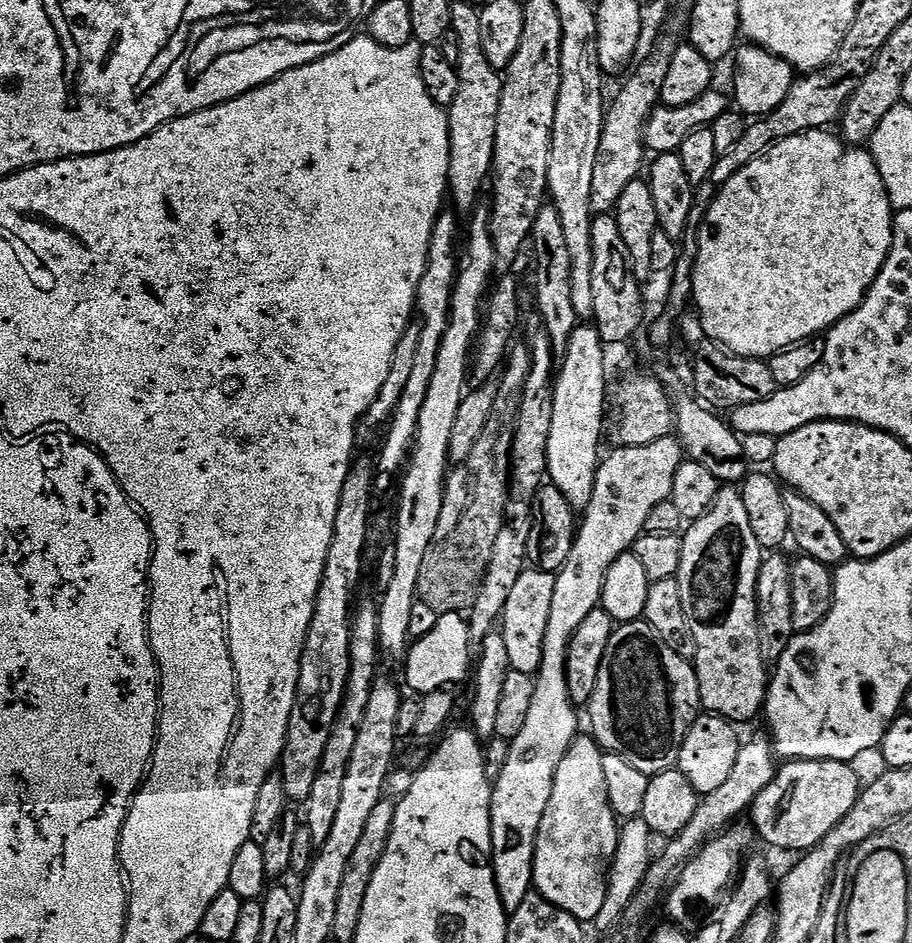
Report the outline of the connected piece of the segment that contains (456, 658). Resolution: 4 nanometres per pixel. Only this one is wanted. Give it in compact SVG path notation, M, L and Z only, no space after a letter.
M459 612L440 614L433 630L409 647L407 664L404 676L417 694L451 689L454 684L462 683L467 676L469 679L470 669L474 664L474 645L471 642L468 620Z

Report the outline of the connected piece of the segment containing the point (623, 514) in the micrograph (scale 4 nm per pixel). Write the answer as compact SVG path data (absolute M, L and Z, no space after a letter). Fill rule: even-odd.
M675 435L662 438L658 442L650 442L650 446L638 446L637 448L626 448L623 446L615 449L617 452L612 452L603 457L601 466L596 472L596 481L594 482L594 494L592 501L589 502L586 511L583 513L582 519L578 524L578 531L576 533L576 541L570 550L570 558L566 558L566 562L560 567L559 572L555 573L556 585L554 586L554 599L550 602L550 622L546 624L546 638L542 642L542 662L540 663L540 671L536 673L534 679L536 689L534 690L533 702L530 704L530 712L527 715L526 724L522 728L522 732L510 741L512 749L508 752L508 761L504 764L504 769L500 772L500 777L495 777L494 787L492 790L492 847L495 851L492 853L492 868L495 870L496 885L499 888L500 897L503 900L505 911L513 914L517 911L521 904L527 899L533 891L535 879L533 876L533 862L536 858L536 839L540 833L540 823L546 814L546 806L550 802L550 794L554 786L556 778L556 771L560 763L566 758L566 752L570 750L570 746L575 742L578 729L576 729L576 712L578 712L577 705L572 702L572 689L568 682L568 647L574 638L577 630L582 626L582 622L586 622L586 618L590 618L590 614L594 609L600 607L600 599L602 598L602 586L606 582L606 574L610 570L610 566L618 559L622 553L629 551L635 545L638 537L644 532L646 526L646 518L650 518L650 510L654 510L654 506L658 506L662 501L669 499L672 495L672 487L674 486L674 478L676 471L680 469L682 463L682 444ZM500 850L520 850L520 856L503 856Z

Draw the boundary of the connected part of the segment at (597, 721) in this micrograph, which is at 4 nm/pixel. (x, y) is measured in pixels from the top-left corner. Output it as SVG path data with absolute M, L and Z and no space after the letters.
M641 618L619 625L613 631L598 670L598 686L594 686L592 699L586 705L588 716L592 719L591 735L605 753L617 752L630 762L630 766L634 766L634 770L642 770L649 778L660 772L673 771L679 765L684 740L701 708L695 667L670 650L654 626Z

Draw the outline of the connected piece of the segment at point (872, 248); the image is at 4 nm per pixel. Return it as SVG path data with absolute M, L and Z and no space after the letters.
M828 130L805 132L802 136L786 138L773 144L764 155L750 162L750 166L738 170L734 178L724 183L723 188L717 191L715 200L708 205L708 213L704 215L704 223L700 225L698 233L700 245L692 274L692 300L694 308L696 304L695 311L698 313L703 335L719 347L733 352L735 356L753 356L755 360L764 360L777 356L779 352L793 348L796 344L803 344L805 340L827 333L828 329L844 316L849 316L863 302L892 251L894 209L876 159L872 157L871 151L860 146L846 147L839 135L831 136L830 133Z

